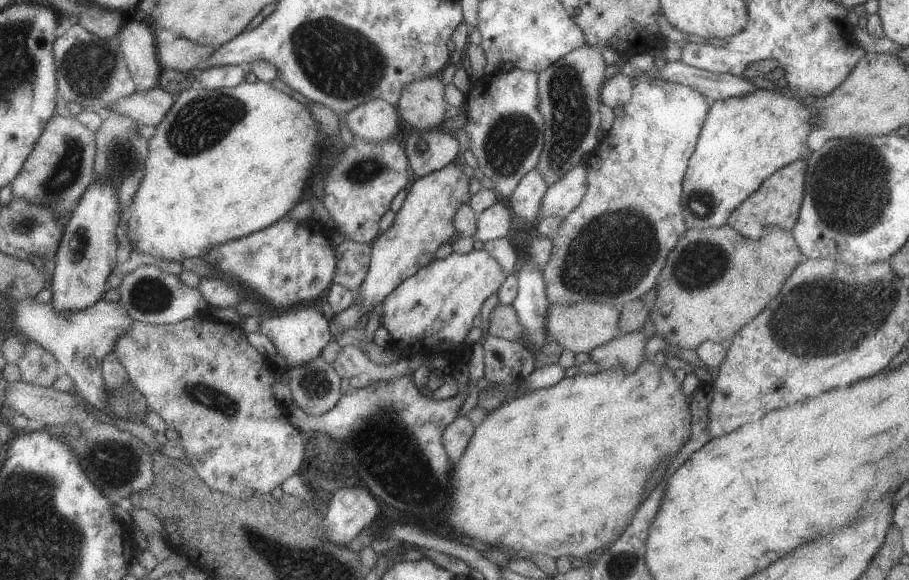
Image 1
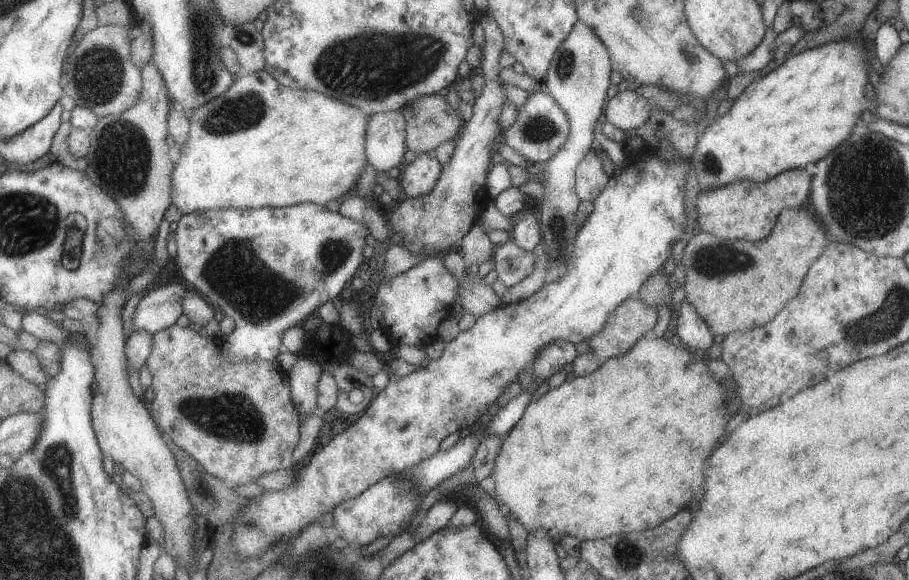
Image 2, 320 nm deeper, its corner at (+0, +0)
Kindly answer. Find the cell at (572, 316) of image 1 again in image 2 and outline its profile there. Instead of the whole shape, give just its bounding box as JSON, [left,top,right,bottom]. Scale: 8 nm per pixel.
[588,296,657,360]

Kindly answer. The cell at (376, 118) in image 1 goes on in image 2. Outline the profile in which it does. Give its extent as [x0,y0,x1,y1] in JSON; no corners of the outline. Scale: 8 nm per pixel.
[364,109,405,172]

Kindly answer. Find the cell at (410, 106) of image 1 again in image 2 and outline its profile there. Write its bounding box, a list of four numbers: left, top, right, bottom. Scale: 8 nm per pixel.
[401,92,461,154]

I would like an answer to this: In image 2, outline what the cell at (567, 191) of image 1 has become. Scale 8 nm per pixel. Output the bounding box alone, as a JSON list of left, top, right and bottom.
[575,144,608,203]

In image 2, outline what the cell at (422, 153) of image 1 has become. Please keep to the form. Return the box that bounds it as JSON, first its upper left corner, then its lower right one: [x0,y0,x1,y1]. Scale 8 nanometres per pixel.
[399,153,442,198]

